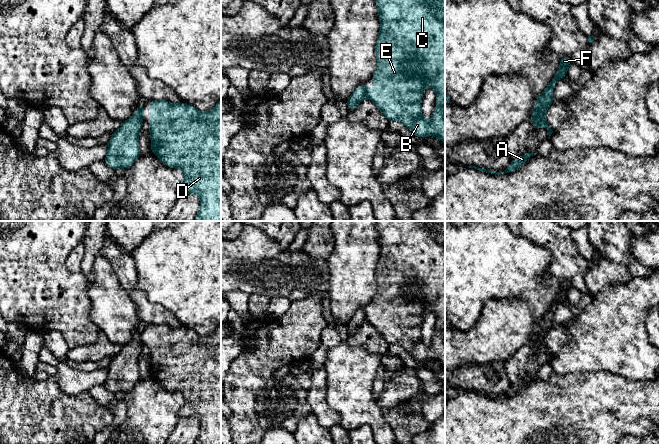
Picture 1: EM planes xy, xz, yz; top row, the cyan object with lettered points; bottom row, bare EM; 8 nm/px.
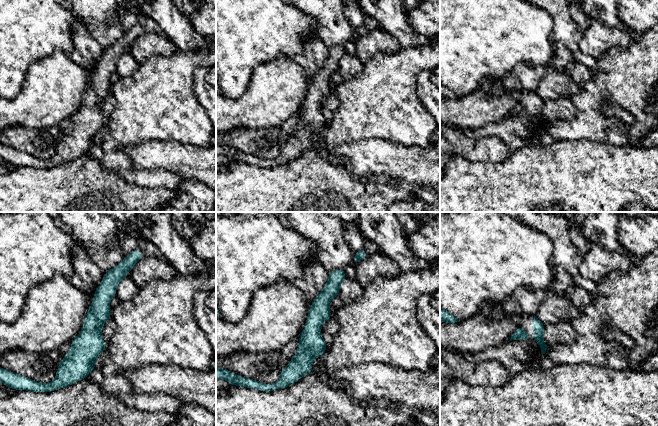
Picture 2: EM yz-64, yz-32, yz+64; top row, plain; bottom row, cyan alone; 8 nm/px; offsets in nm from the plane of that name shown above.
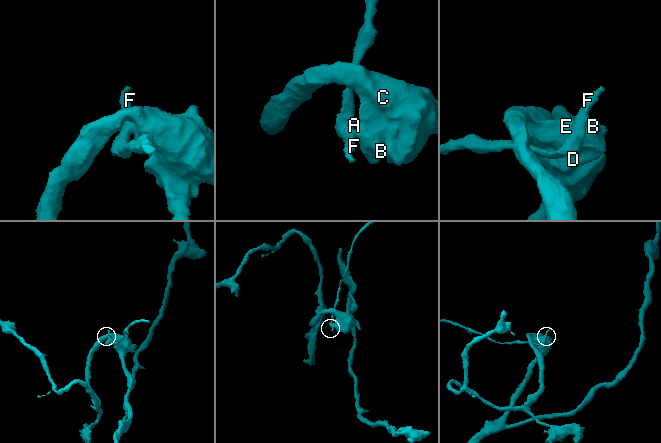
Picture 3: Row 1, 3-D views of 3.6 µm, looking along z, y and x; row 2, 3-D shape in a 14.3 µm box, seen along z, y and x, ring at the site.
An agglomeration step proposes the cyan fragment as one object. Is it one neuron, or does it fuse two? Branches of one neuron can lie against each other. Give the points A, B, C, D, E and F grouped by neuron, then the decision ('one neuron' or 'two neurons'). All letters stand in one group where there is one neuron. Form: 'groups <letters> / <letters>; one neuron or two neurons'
groups A F / B C D E; two neurons

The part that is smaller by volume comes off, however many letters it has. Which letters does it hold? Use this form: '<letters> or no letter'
A, F

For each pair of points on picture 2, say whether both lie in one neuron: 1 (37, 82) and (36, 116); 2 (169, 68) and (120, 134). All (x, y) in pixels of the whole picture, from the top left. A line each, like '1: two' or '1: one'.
1: one
2: one

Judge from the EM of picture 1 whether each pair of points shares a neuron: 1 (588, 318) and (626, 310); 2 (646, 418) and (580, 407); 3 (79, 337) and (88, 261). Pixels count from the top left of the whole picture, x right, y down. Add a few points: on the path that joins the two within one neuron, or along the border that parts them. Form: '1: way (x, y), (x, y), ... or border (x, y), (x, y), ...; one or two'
1: way (597, 318), (614, 318), (617, 315); one
2: way (630, 407), (596, 407); one
3: border (80, 271), (88, 280); two

